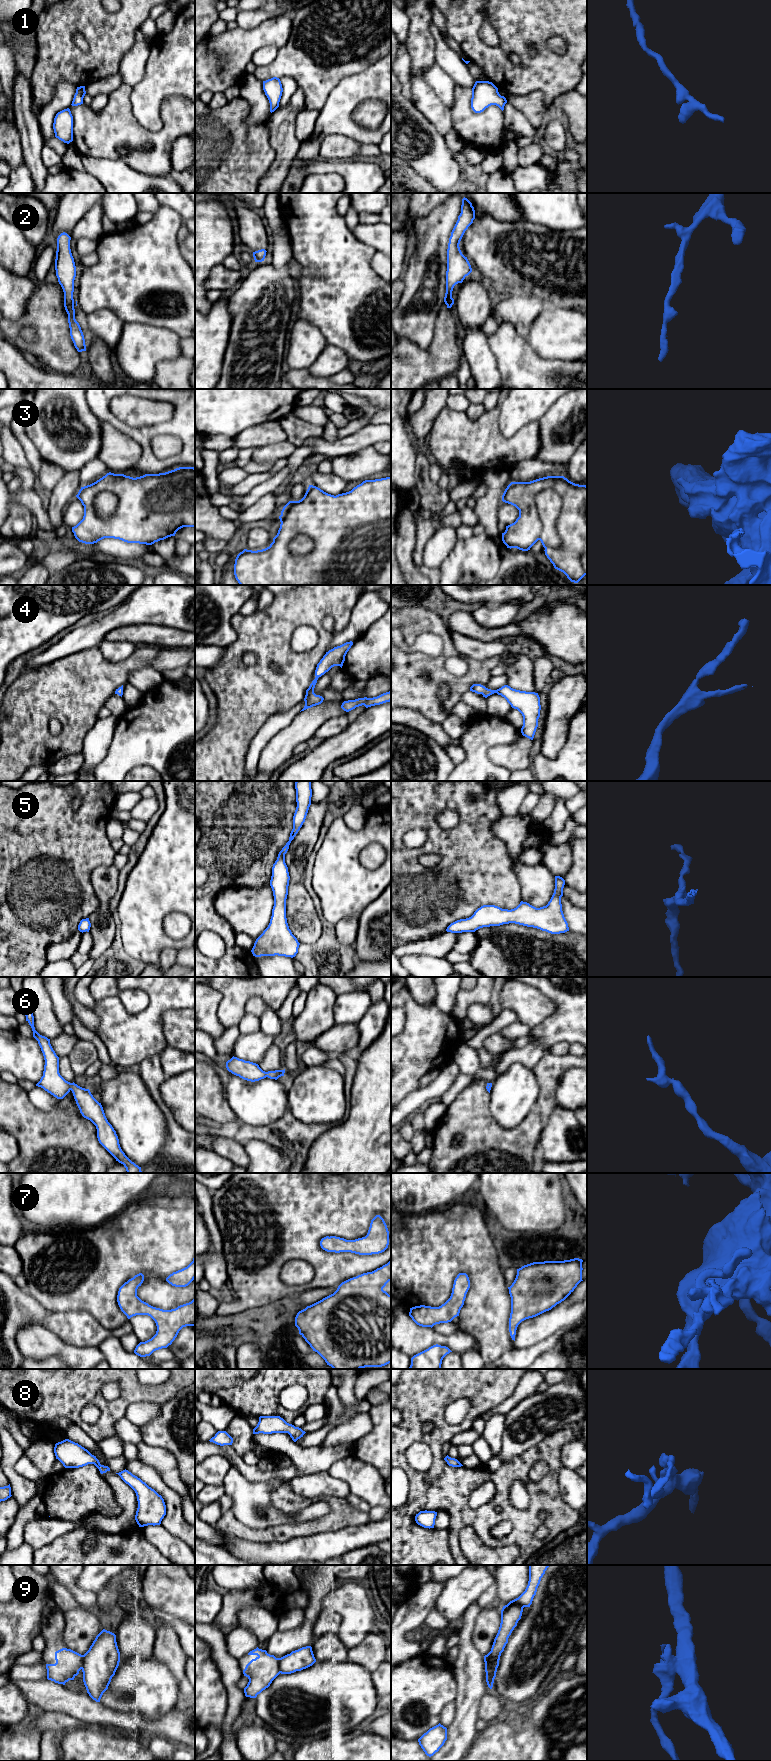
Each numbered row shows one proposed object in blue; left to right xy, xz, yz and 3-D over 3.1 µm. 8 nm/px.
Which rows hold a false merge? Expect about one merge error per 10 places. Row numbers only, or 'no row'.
3, 9

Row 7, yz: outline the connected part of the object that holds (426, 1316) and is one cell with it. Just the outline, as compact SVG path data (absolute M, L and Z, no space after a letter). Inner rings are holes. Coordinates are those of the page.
M459 1273L454 1280L450 1298L439 1307L415 1306L410 1308L409 1316L419 1326L433 1327L436 1324L451 1322L459 1316L464 1305L470 1280L466 1273Z

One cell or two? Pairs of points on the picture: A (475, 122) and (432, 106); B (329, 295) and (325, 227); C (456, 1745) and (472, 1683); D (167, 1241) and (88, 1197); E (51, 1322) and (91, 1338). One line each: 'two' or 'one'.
A: two
B: one
C: one
D: two
E: one

